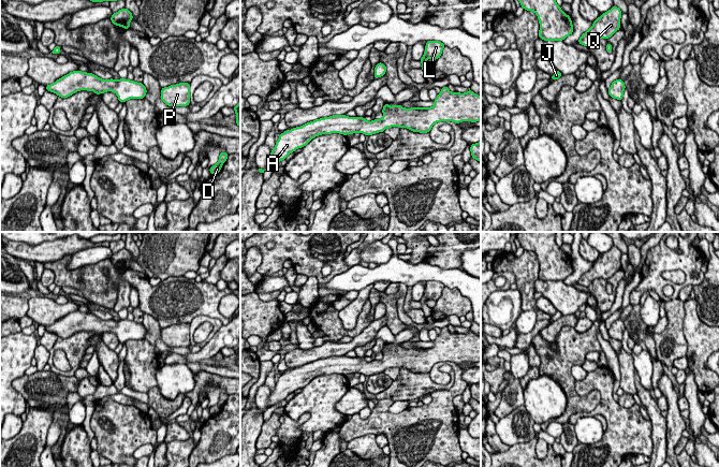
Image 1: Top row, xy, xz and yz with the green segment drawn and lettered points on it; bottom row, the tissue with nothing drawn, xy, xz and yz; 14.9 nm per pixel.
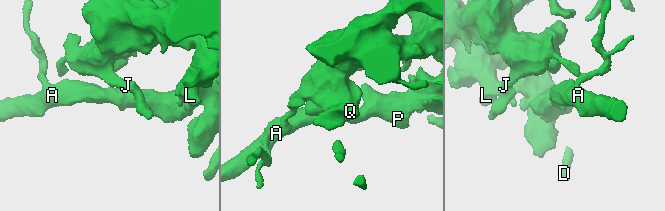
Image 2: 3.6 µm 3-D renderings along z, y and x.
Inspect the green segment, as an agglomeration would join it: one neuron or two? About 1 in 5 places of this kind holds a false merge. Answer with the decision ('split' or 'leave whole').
leave whole

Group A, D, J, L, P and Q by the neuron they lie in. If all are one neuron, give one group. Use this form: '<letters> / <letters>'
A D J L P Q

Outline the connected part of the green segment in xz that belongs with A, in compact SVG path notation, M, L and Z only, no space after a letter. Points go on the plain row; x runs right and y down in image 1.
M447 326L441 329L431 348L405 349L400 345L390 347L385 344L383 357L367 362L364 357L333 355L316 360L300 367L279 375L275 389L270 392L268 408L284 400L291 393L306 386L312 379L322 375L354 375L355 373L370 377L384 373L386 368L407 368L413 373L428 374L436 363L461 362L476 363L481 361L481 336L470 331L465 334L451 333Z

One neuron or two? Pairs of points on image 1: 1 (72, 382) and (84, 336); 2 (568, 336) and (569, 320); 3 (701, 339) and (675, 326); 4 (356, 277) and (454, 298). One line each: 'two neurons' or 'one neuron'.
1: two neurons
2: two neurons
3: two neurons
4: two neurons

